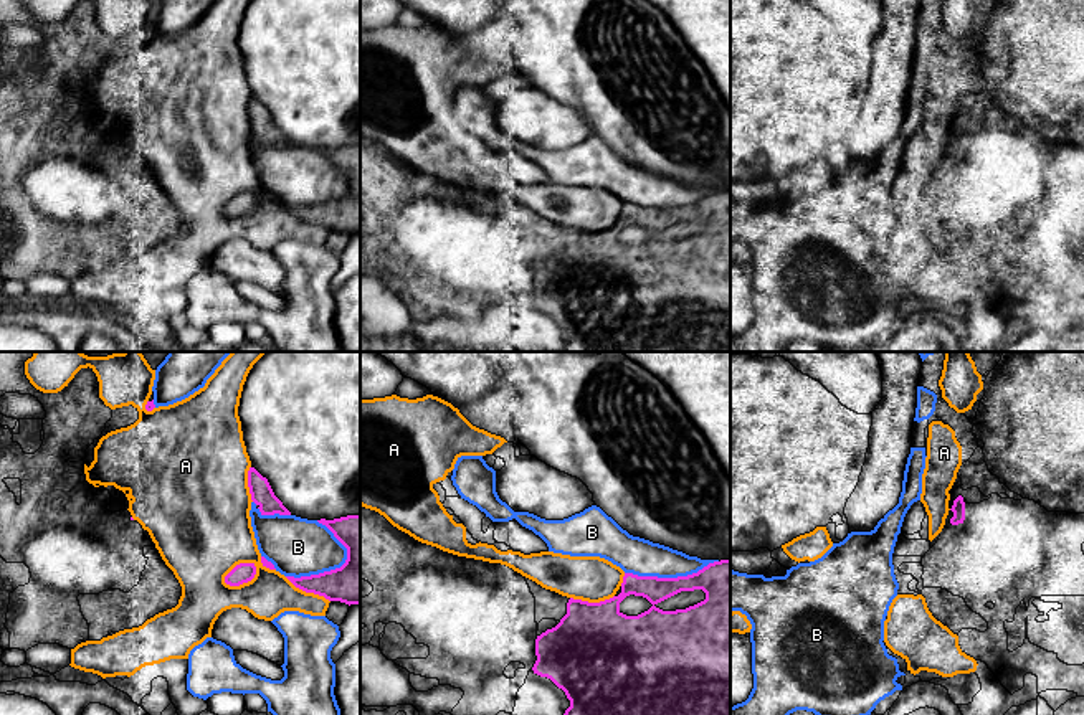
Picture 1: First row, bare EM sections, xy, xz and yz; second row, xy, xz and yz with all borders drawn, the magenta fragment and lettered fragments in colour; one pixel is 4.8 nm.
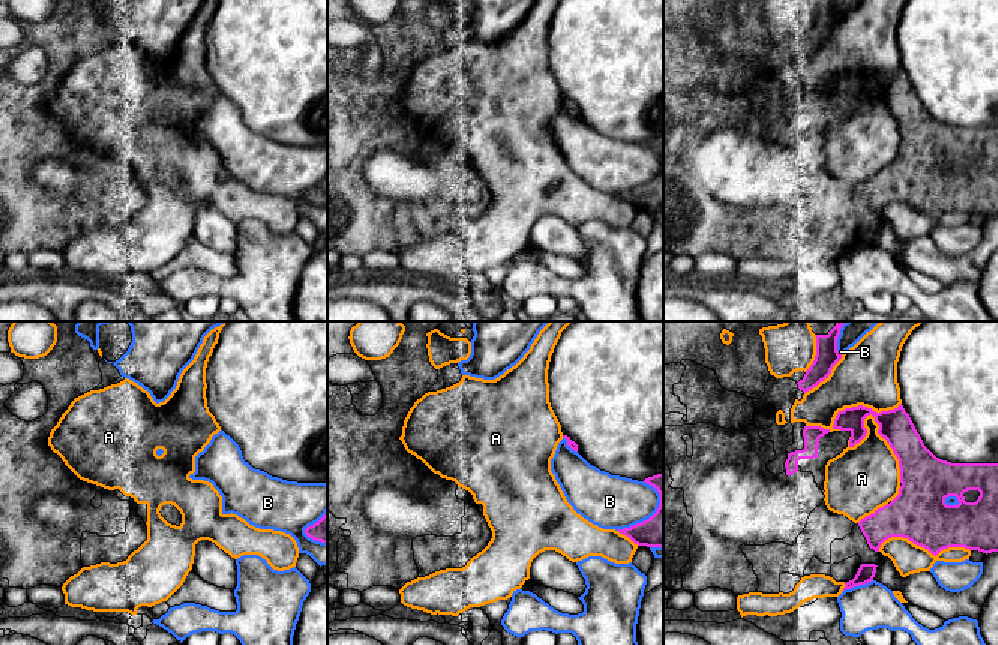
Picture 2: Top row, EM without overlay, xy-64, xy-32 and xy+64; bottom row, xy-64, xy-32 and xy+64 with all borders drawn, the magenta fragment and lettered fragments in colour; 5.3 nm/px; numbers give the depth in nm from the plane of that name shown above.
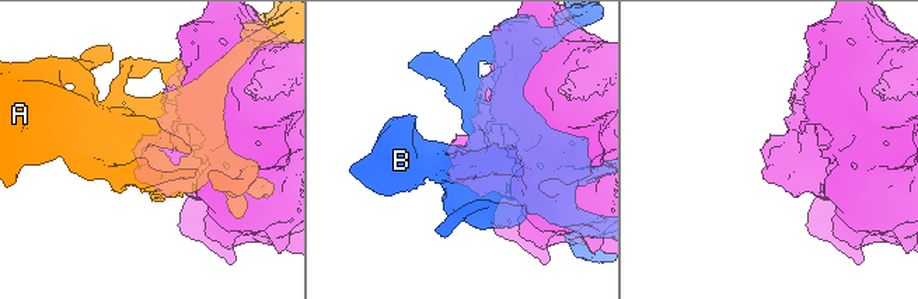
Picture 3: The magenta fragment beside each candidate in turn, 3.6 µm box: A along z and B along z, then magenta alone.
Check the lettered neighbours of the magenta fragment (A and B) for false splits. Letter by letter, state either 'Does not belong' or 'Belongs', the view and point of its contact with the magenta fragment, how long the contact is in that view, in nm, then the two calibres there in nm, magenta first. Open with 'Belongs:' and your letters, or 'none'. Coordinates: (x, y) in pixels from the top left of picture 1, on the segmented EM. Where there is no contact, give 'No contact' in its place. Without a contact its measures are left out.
Belongs: none
A: Does not belong. Touches magenta at xy (237, 565). Shared border 180 nm. Thickness 100 nm (magenta) against 480 nm
B: Does not belong. Touches magenta at xy (321, 573). Shared border 340 nm. Thickness 220 nm (magenta) against 280 nm

